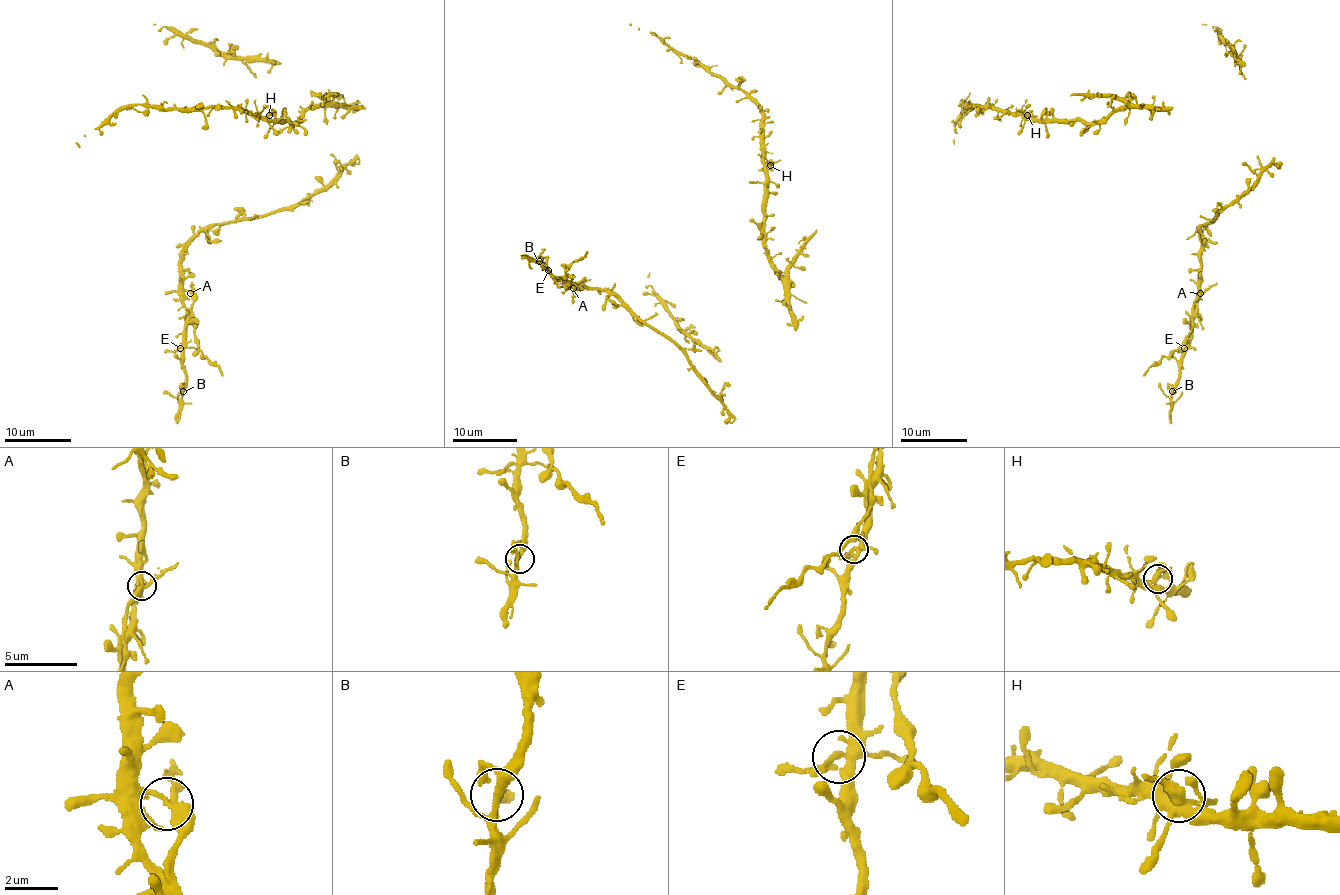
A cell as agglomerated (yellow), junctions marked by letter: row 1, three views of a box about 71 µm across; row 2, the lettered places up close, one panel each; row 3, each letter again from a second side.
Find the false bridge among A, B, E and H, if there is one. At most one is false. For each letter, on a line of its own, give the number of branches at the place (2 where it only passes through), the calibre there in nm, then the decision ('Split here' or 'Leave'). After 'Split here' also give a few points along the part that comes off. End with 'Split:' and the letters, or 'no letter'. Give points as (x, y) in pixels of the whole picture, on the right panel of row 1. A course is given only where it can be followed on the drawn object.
A: Branches: 3. Thickness 280 nm. Split here. Course of the part to remove: (1200, 293), (1195, 301), (1192, 330), (1186, 341), (1156, 362), (1143, 375)
B: Branches: 4. Thickness 240 nm. Leave
E: Branches: 4. Thickness 240 nm. Leave
H: Branches: 3. Thickness 320 nm. Leave
Split: A

